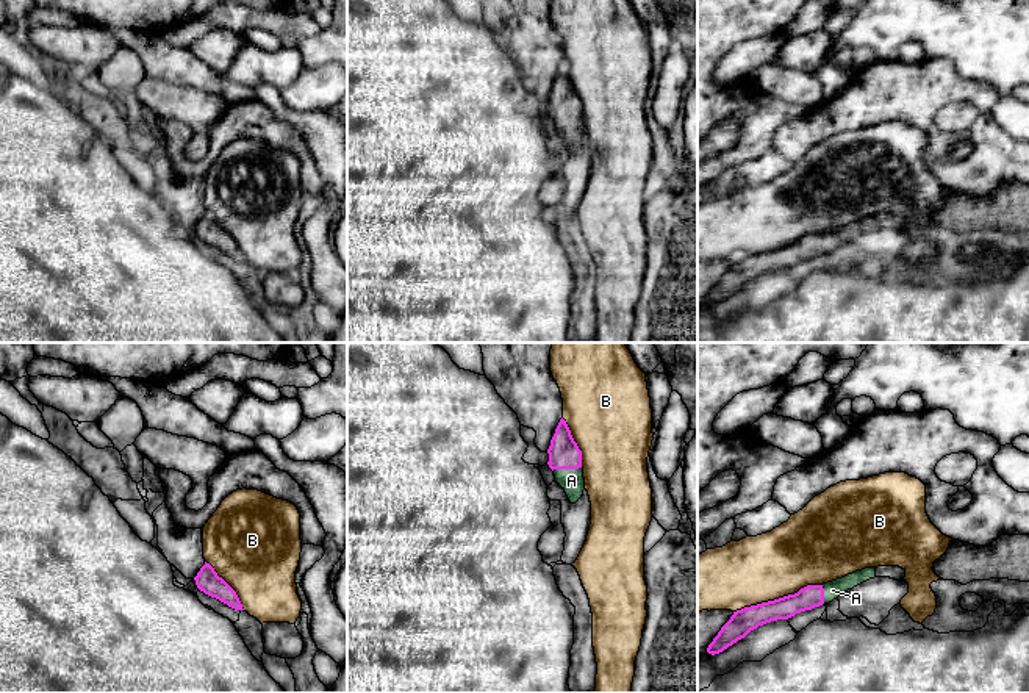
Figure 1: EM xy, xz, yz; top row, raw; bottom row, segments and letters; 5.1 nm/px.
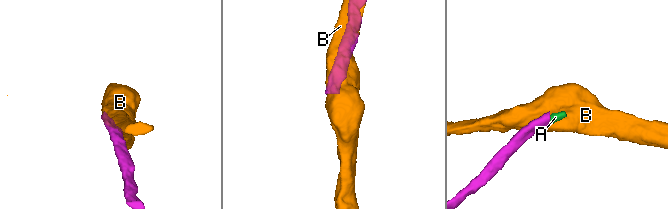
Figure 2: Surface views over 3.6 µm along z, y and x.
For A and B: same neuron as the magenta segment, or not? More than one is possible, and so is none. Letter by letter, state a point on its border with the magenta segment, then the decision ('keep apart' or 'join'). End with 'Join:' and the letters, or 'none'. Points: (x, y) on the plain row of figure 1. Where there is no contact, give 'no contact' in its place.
A: meets magenta in xz at (566, 118); join
B: meets magenta in yz at (779, 247); keep apart
Join: A

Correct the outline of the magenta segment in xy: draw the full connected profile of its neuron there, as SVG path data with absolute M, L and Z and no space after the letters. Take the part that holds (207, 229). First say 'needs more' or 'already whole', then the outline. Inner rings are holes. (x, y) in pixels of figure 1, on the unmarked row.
already whole; M205 211L194 230L197 238L205 244L219 249L235 260L244 260L236 241L217 225L210 213Z

